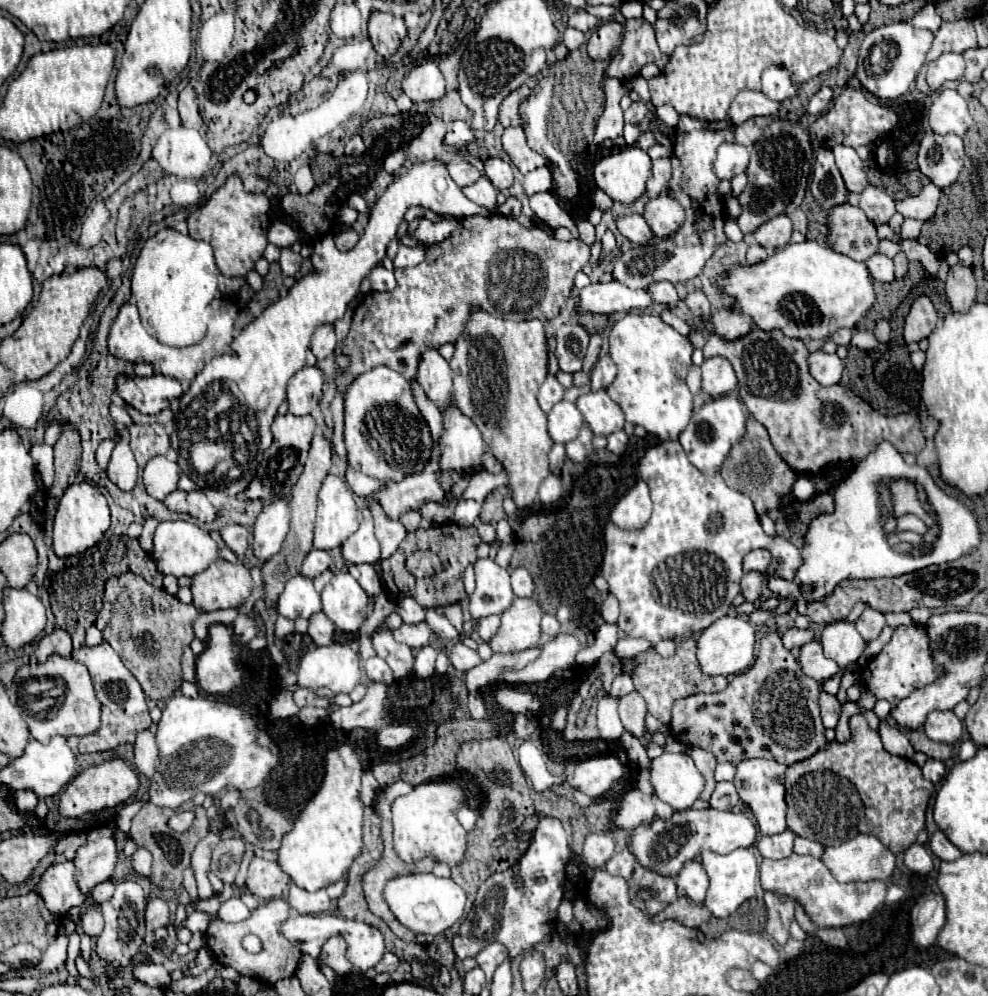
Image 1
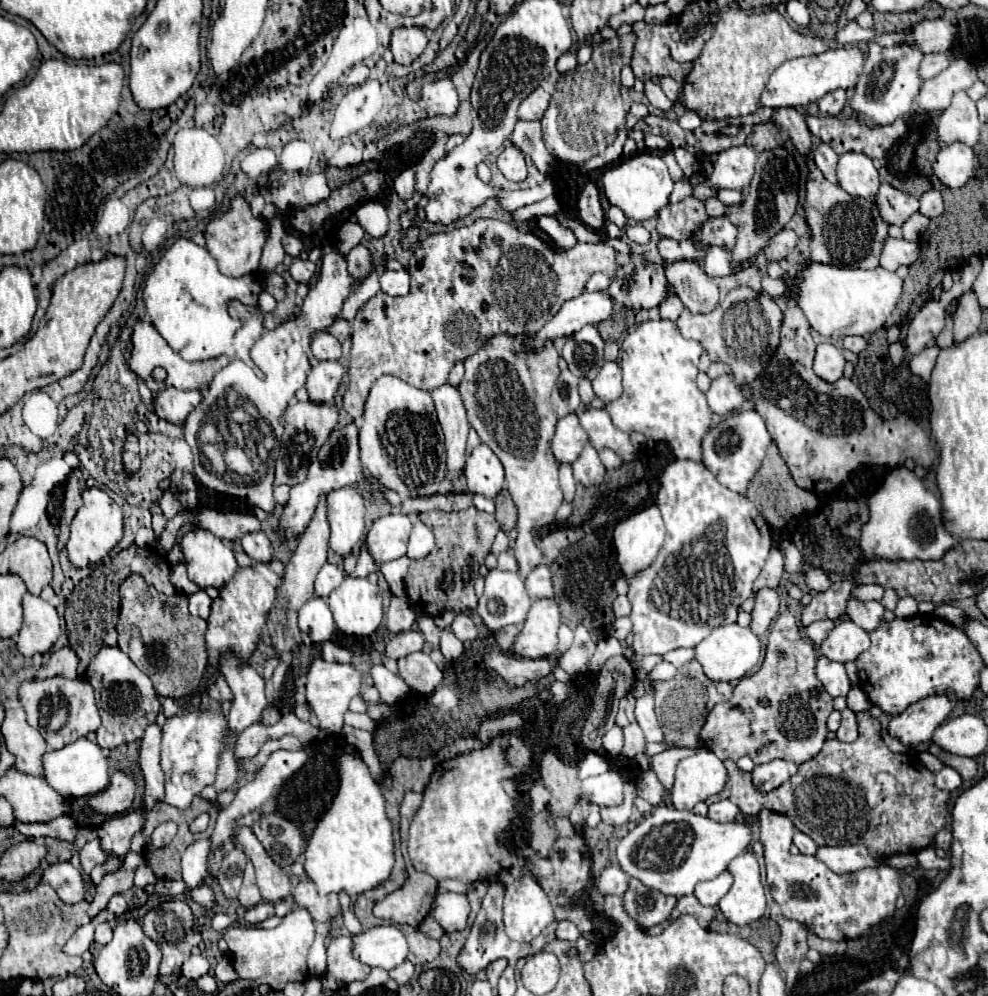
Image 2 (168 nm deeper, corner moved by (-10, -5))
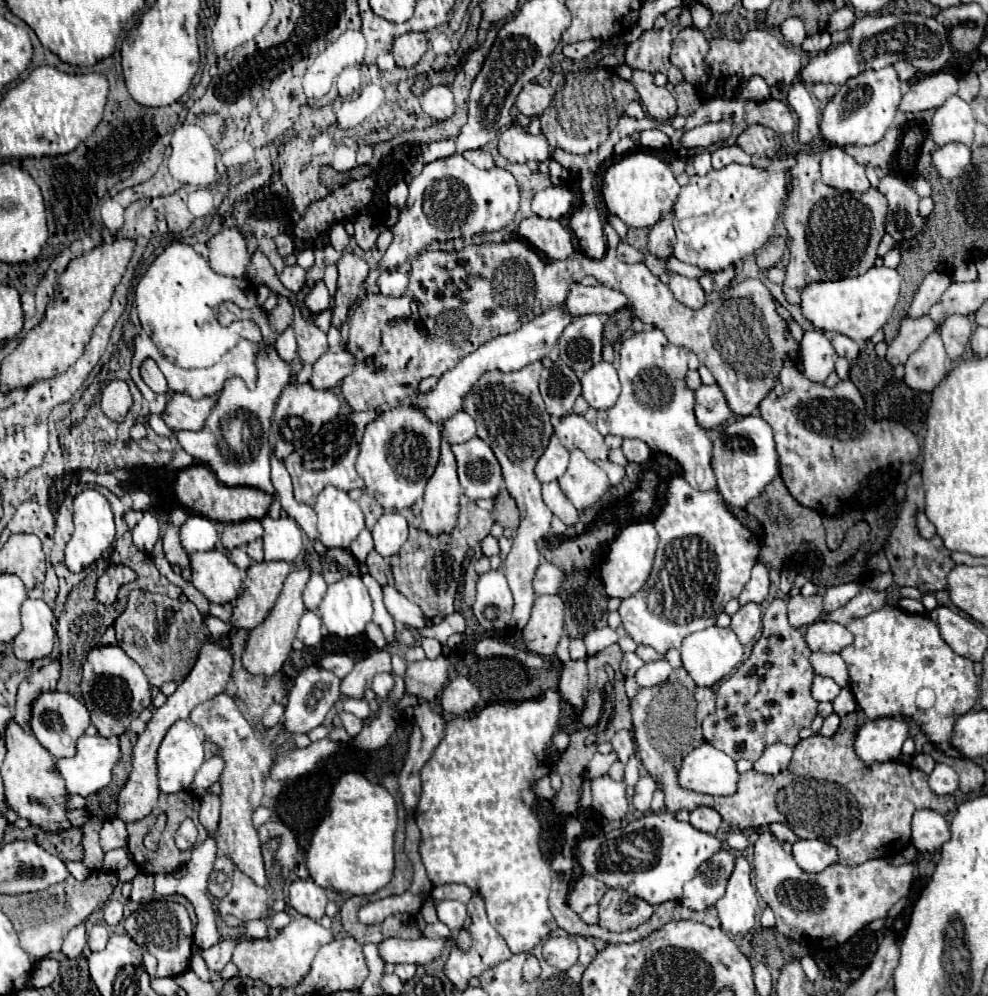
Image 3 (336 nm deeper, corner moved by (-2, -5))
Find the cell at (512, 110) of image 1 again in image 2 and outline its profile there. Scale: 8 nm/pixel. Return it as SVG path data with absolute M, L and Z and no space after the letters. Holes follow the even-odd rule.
M536 87L536 89L520 103L518 119L524 119L524 121L538 121L538 119L542 119L548 103L550 103L550 93L546 93L542 87Z

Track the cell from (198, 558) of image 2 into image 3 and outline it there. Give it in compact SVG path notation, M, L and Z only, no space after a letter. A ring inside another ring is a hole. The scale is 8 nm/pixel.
M218 549L212 553L196 553L192 557L192 585L210 603L232 603L244 591L242 573L232 561Z

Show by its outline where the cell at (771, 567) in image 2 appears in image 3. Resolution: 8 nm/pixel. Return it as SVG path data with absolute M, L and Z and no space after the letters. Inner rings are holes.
M760 561L754 565L752 569L752 577L750 581L744 585L738 601L740 605L746 605L746 603L762 603L768 595L768 585L770 585L770 579L768 579L768 569L764 569L764 565L760 565Z

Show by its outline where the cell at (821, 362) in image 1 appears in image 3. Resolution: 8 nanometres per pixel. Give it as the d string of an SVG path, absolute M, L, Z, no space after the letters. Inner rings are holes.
M822 329L804 331L804 337L800 341L800 353L804 365L802 373L810 381L822 383L834 371L836 351L832 349L832 343L826 339Z

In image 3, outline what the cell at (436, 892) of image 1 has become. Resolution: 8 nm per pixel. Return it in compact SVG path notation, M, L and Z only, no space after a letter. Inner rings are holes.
M438 901L436 911L438 911L438 919L446 923L450 929L460 929L468 919L466 905L460 901Z

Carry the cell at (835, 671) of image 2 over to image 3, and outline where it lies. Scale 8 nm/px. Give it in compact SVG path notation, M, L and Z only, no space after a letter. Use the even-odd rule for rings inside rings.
M820 675L814 677L812 697L816 701L834 701L838 693L840 693L840 687L830 677L820 677Z

